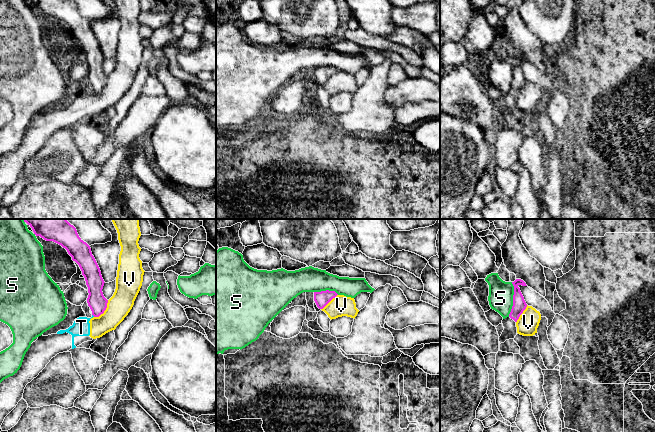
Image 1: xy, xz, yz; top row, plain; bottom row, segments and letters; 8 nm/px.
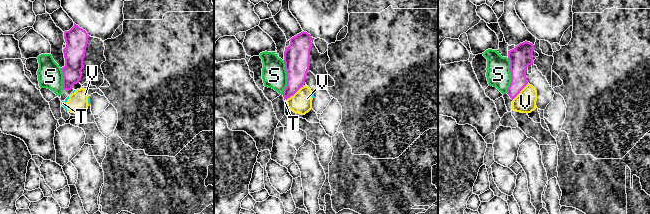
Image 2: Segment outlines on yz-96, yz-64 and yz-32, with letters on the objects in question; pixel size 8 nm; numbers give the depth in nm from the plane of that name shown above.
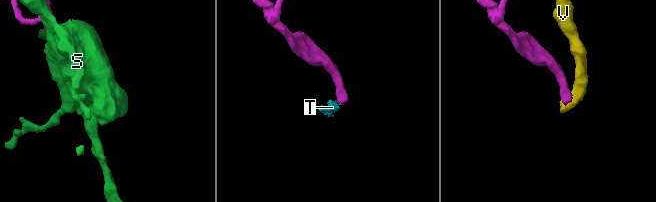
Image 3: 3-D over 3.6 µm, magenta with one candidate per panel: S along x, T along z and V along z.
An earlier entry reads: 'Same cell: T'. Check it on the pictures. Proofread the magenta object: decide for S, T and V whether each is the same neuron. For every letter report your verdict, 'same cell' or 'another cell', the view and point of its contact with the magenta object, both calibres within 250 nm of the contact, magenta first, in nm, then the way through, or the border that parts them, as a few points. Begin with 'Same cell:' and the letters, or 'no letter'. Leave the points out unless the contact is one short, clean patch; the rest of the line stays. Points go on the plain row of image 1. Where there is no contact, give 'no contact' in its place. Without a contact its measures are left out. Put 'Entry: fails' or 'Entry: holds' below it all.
Same cell: no letter
S: another cell | yz (513, 75) | 110/200 nm
T: another cell | xy (93, 91) | 150/140 nm | along xy (92, 90), (94, 92)
V: another cell | xy (104, 86) | 150/190 nm | along xy (108, 76), (106, 85), (94, 93)
Entry: fails

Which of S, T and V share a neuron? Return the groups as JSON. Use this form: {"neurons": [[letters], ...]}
{"neurons": [["S"], ["T", "V"]]}

